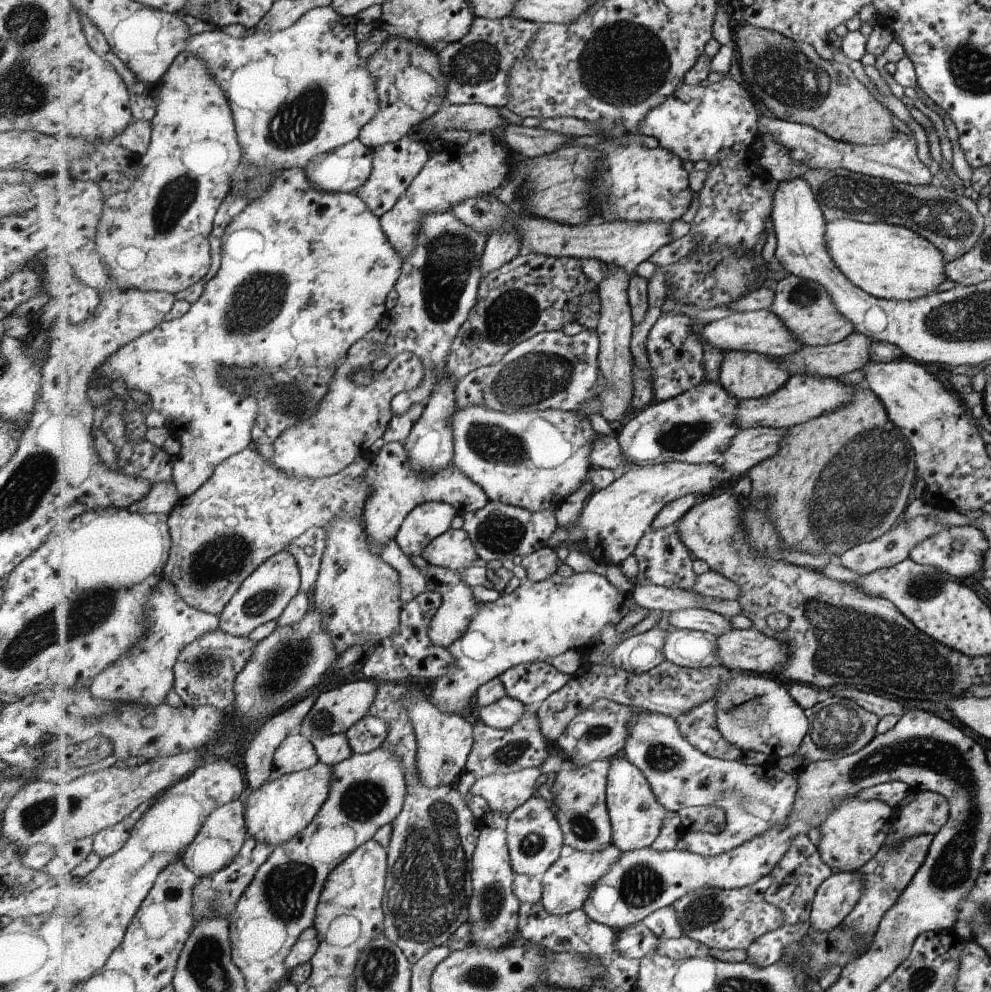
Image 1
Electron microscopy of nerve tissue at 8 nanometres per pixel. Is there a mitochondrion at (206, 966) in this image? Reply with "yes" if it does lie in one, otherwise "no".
yes

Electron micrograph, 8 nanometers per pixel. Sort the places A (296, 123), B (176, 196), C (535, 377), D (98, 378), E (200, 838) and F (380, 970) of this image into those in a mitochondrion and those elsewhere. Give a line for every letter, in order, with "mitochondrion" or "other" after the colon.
A: mitochondrion
B: mitochondrion
C: mitochondrion
D: other
E: other
F: mitochondrion

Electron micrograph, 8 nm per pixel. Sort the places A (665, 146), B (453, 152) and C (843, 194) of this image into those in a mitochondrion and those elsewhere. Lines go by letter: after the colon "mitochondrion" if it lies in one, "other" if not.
A: other
B: other
C: mitochondrion

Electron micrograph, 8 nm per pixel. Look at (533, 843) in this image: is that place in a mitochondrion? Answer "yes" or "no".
yes

